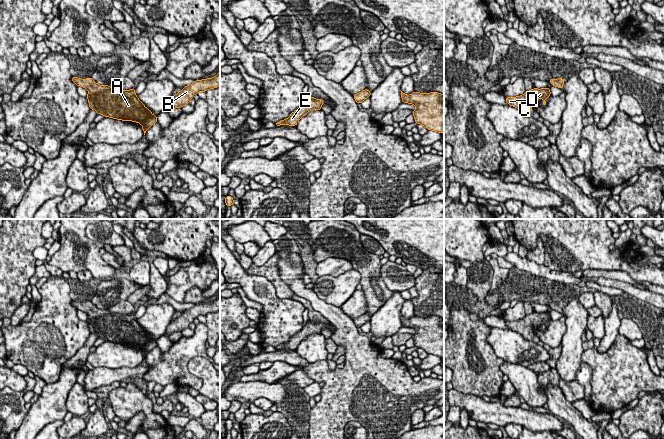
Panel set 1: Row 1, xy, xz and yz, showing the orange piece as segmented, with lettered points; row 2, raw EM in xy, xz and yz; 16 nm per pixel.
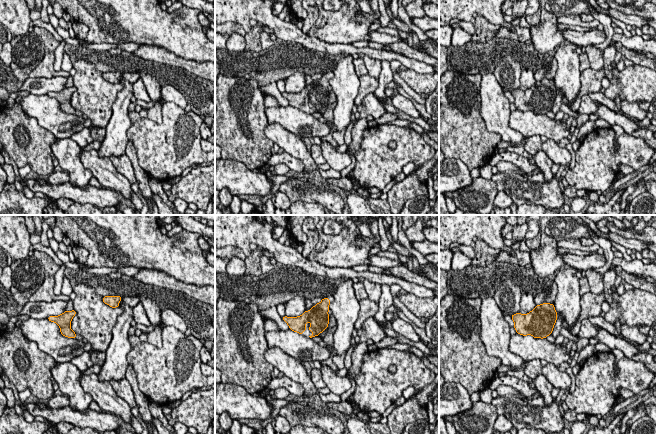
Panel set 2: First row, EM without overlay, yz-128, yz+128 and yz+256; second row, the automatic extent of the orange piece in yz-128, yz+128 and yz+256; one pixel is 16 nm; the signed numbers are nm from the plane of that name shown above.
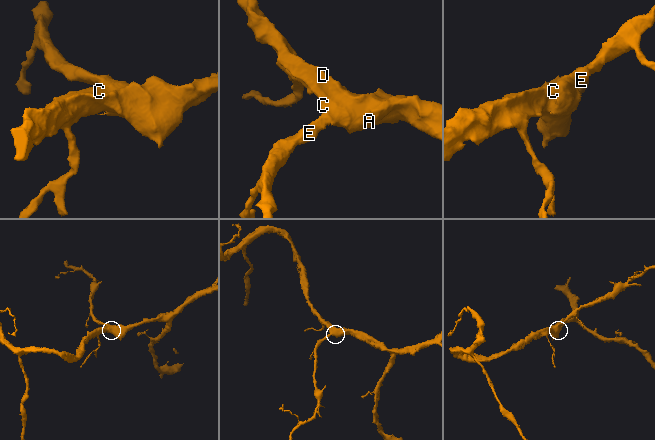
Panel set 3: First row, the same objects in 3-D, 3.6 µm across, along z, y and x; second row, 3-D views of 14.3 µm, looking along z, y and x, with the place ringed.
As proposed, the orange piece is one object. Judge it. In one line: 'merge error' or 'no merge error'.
no merge error

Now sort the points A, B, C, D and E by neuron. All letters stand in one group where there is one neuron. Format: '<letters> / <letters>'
A B C D E

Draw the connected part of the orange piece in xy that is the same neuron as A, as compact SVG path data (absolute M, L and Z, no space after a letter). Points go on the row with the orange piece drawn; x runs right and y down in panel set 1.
M72 77L71 80L77 86L88 90L87 99L90 109L96 110L104 117L137 122L142 126L144 135L153 124L158 122L157 116L140 102L135 94L135 88L111 89L109 85L97 84L92 78Z

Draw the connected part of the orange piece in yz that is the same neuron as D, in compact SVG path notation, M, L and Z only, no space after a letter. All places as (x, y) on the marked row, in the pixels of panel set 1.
M548 87L542 89L534 88L517 97L506 97L506 102L510 106L518 108L525 116L528 116L532 110L534 98L541 98L544 105L546 105L545 99L550 95L551 92Z

